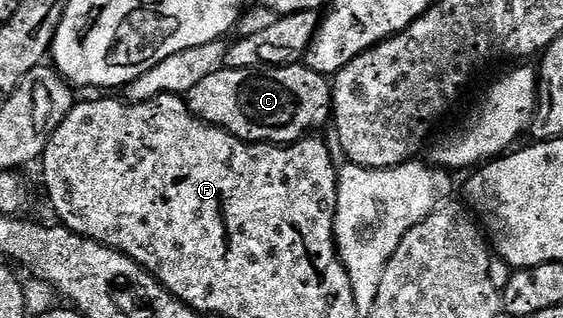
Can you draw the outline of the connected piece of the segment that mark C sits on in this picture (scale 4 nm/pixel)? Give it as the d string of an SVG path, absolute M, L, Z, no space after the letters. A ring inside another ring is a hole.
M308 64L254 68L216 70L207 80L199 80L187 95L189 111L202 122L217 126L254 144L288 144L299 142L302 138L317 132L320 126L329 126L333 112L333 87L324 74L315 72Z

